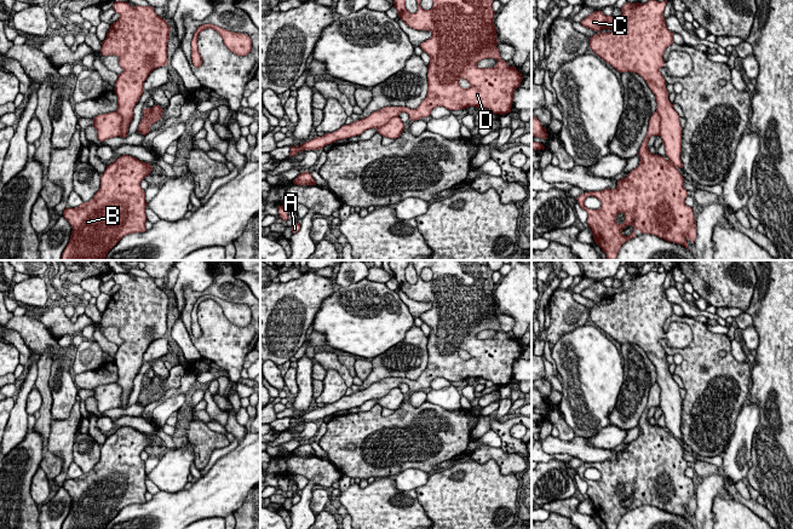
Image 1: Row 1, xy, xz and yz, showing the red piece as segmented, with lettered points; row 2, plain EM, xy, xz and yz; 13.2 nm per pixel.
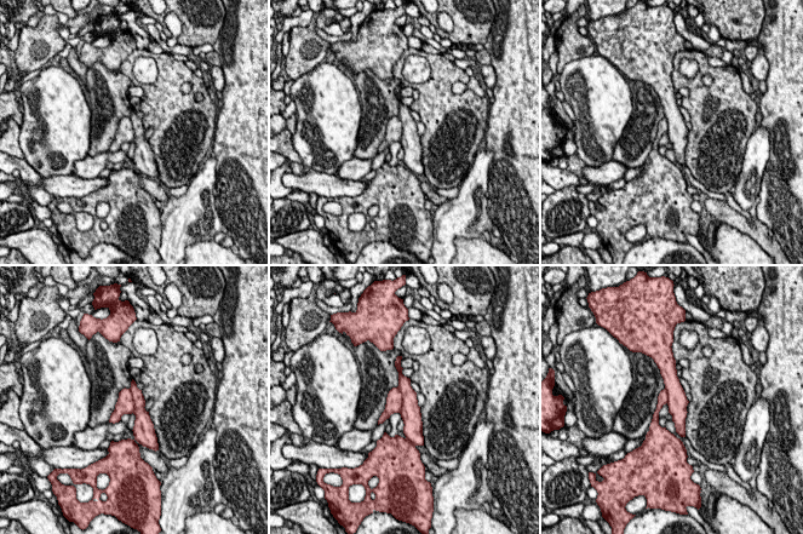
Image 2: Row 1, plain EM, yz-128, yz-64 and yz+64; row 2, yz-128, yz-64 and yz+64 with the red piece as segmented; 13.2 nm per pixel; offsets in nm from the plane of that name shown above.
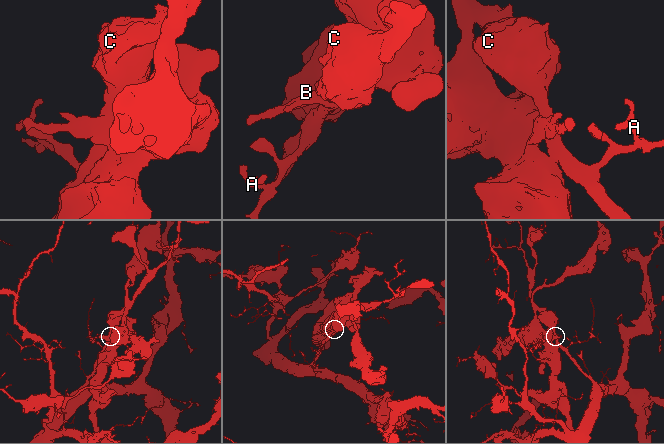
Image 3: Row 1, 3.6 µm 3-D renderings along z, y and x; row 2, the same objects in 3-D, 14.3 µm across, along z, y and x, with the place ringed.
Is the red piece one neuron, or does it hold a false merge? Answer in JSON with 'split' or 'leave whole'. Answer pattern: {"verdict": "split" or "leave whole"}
{"verdict": "leave whole"}

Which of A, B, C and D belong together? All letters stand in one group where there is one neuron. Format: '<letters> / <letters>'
A B C D

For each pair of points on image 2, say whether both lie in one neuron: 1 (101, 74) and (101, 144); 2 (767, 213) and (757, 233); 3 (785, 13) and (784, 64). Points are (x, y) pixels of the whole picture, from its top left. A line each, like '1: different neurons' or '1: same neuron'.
1: same neuron
2: different neurons
3: same neuron

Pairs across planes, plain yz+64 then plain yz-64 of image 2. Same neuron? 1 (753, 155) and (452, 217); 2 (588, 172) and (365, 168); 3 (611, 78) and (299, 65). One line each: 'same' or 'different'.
1: same
2: same
3: different

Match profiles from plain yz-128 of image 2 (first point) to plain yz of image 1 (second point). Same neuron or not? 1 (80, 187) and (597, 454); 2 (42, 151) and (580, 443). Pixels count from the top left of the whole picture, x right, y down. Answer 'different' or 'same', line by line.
1: same
2: different

